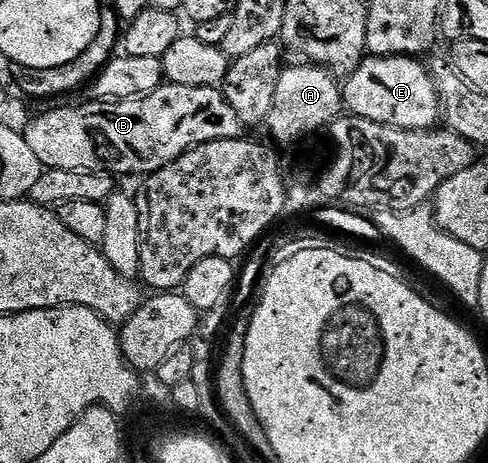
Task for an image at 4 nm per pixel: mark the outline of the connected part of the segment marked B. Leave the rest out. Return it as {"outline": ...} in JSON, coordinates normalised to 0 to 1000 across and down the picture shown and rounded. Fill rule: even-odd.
{"outline":[[[338,179],[307,205],[281,210],[277,218],[191,216],[186,225],[164,227],[158,235],[115,235],[61,263],[57,279],[47,281],[49,298],[61,309],[61,326],[78,335],[92,365],[152,374],[211,369],[221,378],[248,374],[254,382],[287,387],[301,376],[322,374],[408,313],[490,298],[498,289],[492,285],[504,279],[449,190],[373,188]]]}

